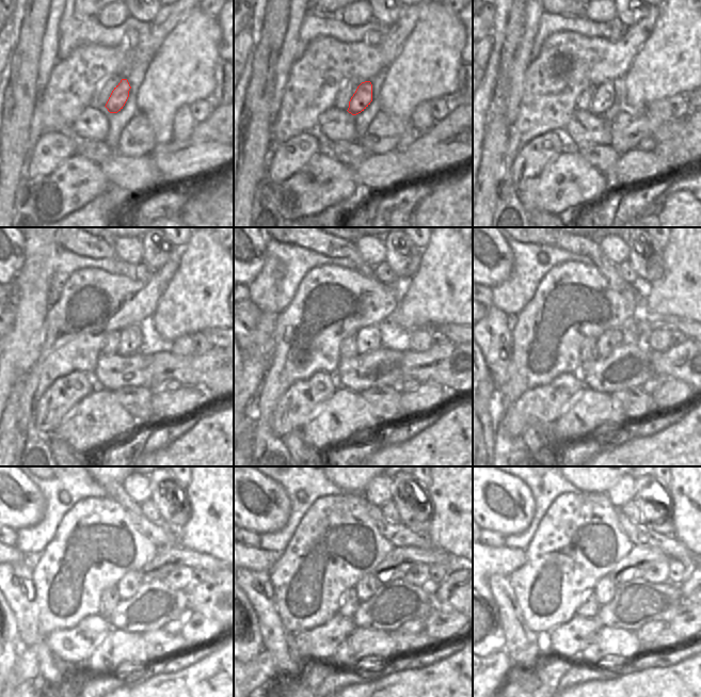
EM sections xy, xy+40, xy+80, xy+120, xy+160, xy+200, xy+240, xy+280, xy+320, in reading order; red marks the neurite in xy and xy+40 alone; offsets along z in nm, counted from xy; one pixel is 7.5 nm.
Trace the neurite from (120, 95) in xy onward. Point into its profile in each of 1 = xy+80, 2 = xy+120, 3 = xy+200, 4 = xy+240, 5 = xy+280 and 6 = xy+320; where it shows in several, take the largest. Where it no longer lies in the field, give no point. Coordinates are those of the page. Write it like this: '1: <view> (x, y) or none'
1: xy+80 (604, 96)
2: xy+120 (130, 339)
3: xy+200 (607, 342)
4: xy+240 (128, 585)
5: xy+280 (365, 588)
6: xy+320 (604, 590)

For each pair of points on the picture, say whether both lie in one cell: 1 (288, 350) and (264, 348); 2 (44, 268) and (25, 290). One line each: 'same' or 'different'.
1: different
2: same

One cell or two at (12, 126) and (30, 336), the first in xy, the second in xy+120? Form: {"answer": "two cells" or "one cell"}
{"answer": "one cell"}

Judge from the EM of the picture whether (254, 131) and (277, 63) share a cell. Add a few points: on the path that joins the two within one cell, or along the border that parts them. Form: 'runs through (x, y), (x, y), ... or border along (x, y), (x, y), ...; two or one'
runs through (254, 114), (254, 103), (263, 80); one

